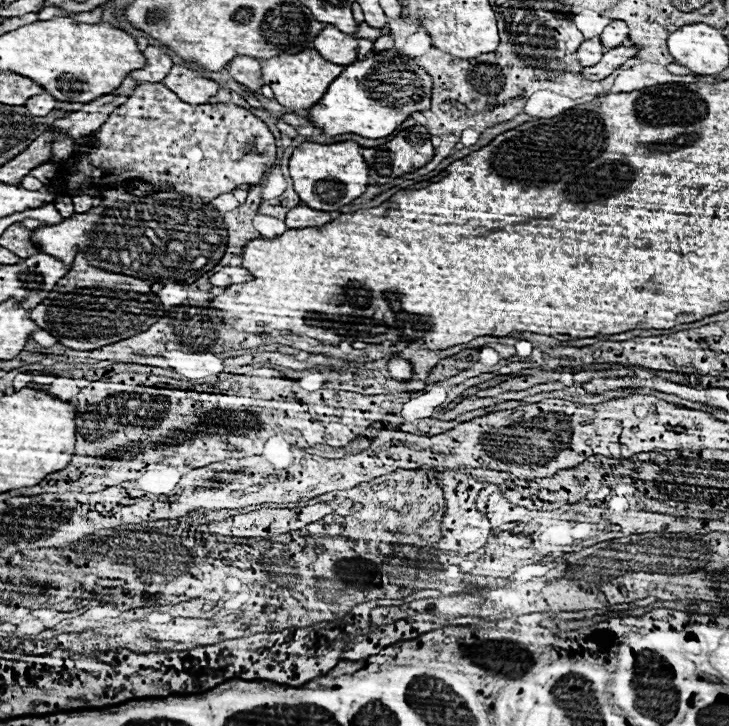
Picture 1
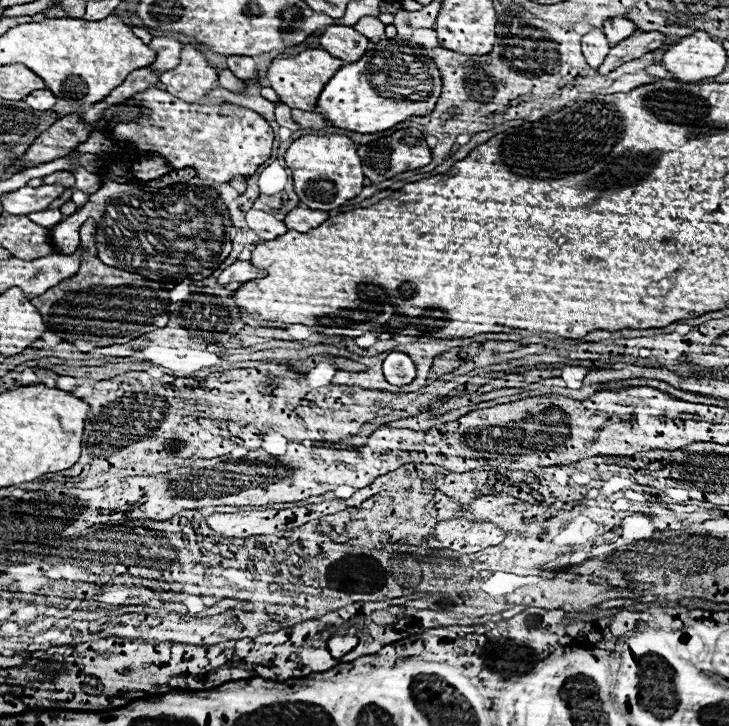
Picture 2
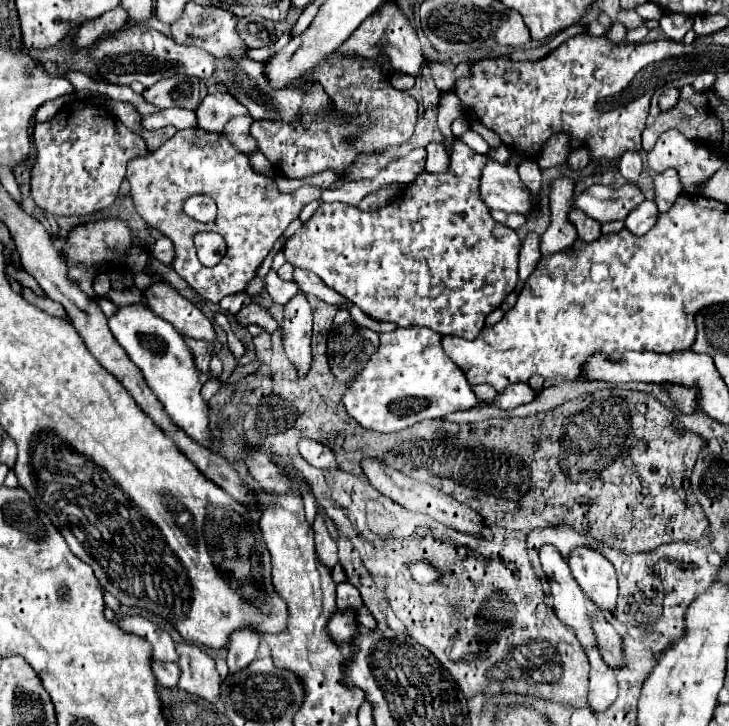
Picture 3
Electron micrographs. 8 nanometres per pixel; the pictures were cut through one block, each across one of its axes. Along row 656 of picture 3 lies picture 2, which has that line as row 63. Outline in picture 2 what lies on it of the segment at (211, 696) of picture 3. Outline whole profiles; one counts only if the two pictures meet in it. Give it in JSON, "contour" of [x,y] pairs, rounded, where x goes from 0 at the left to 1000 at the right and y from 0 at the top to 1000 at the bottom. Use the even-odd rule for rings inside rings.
{"contour":[[[255,61],[247,88],[219,102],[219,113],[228,116],[228,124],[255,140],[269,140],[283,132],[294,121],[296,110],[296,96],[269,61]]]}

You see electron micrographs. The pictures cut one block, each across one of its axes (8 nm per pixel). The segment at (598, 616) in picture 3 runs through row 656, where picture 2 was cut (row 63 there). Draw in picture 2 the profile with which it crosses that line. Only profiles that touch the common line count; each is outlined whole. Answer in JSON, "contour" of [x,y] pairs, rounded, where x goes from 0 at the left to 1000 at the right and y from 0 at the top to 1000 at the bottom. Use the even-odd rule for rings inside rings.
{"contour":[[[870,44],[864,52],[853,55],[850,61],[845,61],[837,69],[837,74],[831,77],[831,83],[820,94],[820,99],[834,102],[837,96],[848,94],[856,85],[872,83],[872,80],[878,80],[886,72],[897,72],[900,66],[911,63],[914,58],[916,58],[916,52],[911,47],[905,47],[905,44],[875,44],[875,47]]]}

